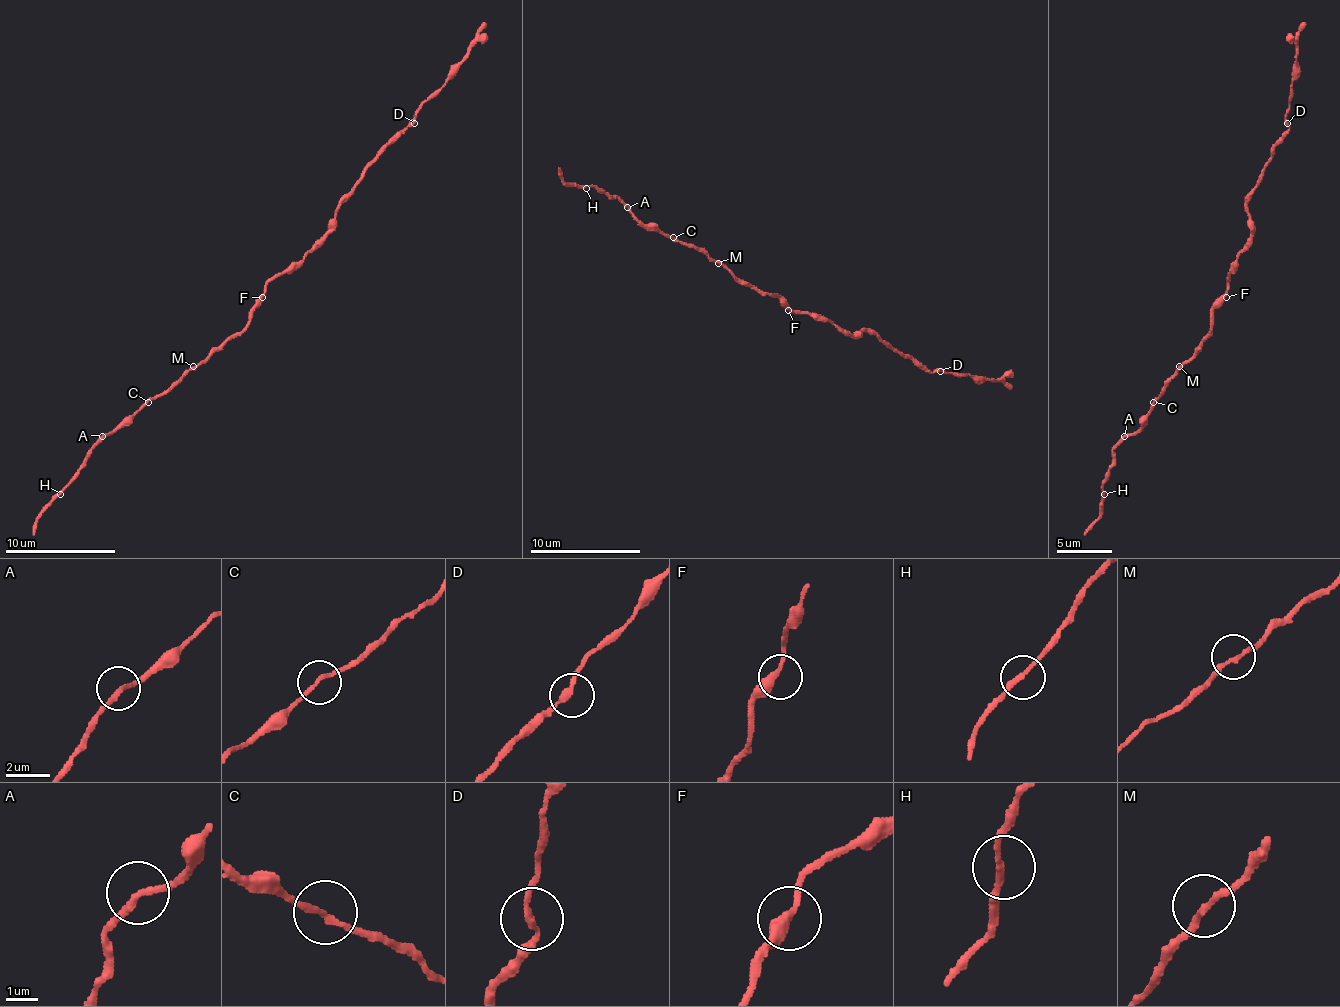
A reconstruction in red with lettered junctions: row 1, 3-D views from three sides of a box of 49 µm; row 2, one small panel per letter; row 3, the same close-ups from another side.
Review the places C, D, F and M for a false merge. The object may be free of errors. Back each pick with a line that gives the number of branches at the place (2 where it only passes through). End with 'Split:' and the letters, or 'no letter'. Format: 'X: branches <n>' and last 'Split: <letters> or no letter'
Split: no letter

